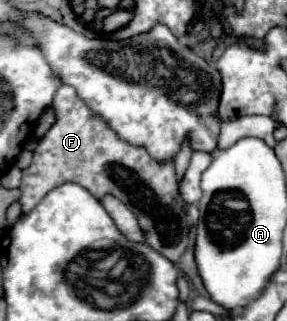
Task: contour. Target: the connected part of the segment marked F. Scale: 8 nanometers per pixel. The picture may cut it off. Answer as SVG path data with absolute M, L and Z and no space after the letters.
M68 84L60 86L52 108L56 112L56 122L38 140L34 160L30 168L22 172L22 212L32 210L32 206L36 206L52 188L64 182L76 182L84 186L96 198L114 194L136 214L146 244L164 254L168 260L178 262L188 246L190 226L184 202L178 194L174 162L158 162L146 152L146 148L132 146L126 140L118 138L116 132L104 122L104 118L92 114L86 102L78 98L76 90Z

